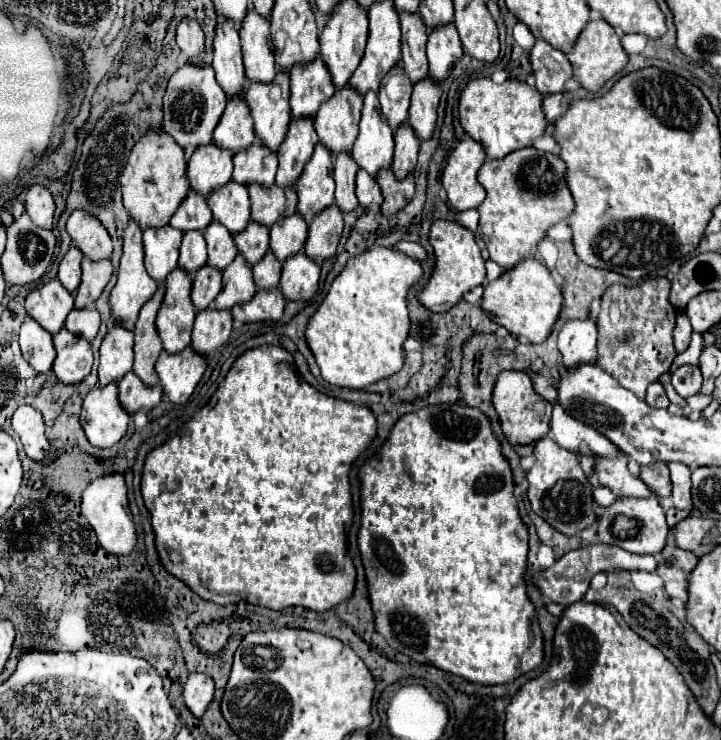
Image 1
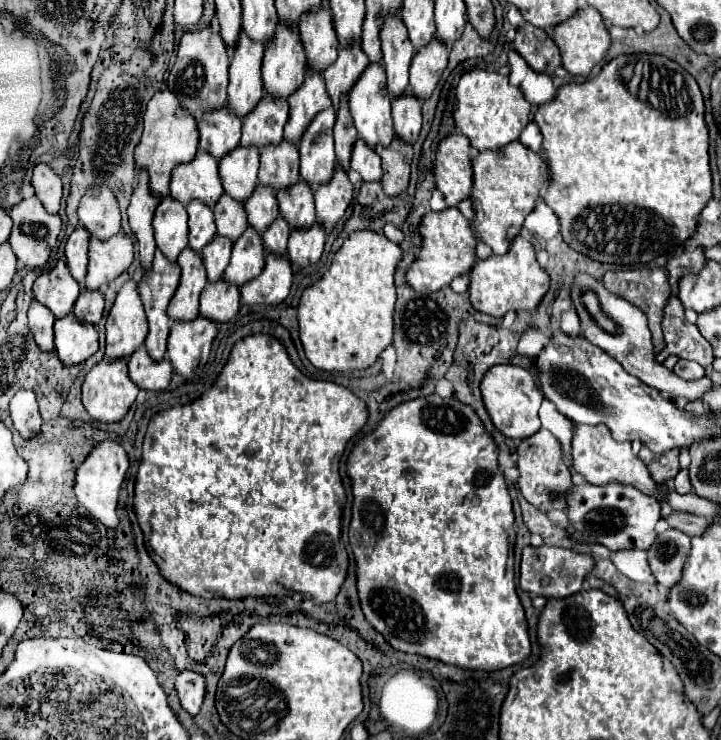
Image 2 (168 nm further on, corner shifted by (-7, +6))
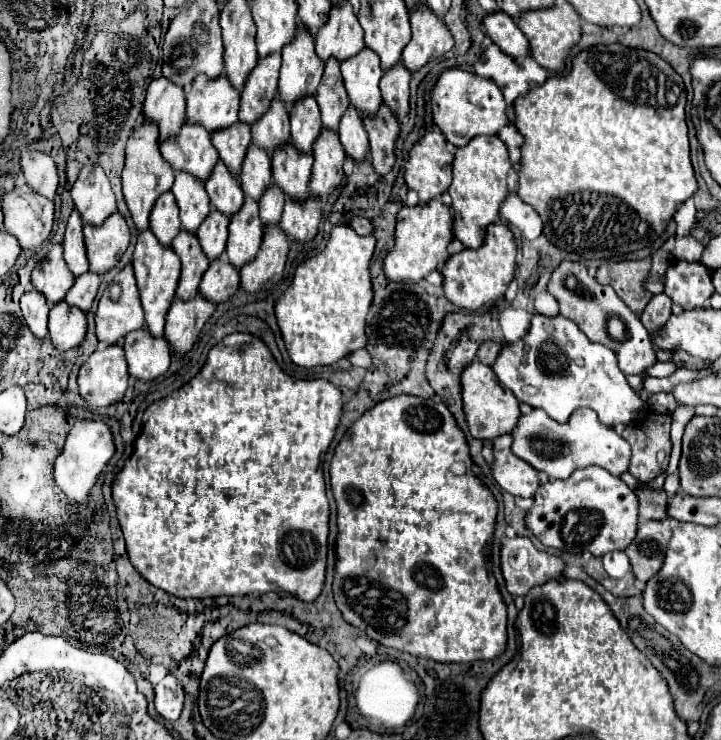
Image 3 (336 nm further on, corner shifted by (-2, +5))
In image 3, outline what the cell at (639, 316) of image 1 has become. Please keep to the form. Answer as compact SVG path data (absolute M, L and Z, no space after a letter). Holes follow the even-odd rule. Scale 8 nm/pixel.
M650 258L626 260L626 262L604 262L596 272L596 280L600 284L612 286L616 294L628 304L628 308L632 308L632 312L640 316L642 308L652 298L652 294L642 288L648 270L650 270Z

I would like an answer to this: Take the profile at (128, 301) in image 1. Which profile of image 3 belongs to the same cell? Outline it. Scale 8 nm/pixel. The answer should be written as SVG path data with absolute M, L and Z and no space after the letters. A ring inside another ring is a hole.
M142 118L142 122L134 128L134 132L130 132L130 142L126 142L126 164L122 172L124 198L138 230L148 228L148 216L156 198L162 192L170 190L172 184L174 184L174 170L170 168L170 164L166 164L166 160L162 160L162 154L158 148L158 126Z

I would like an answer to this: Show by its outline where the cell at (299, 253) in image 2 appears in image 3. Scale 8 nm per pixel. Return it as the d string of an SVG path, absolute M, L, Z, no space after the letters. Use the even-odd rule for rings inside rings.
M310 196L306 204L294 204L294 200L286 200L286 208L282 212L280 226L290 238L312 240L318 234L320 218L322 218L320 198Z

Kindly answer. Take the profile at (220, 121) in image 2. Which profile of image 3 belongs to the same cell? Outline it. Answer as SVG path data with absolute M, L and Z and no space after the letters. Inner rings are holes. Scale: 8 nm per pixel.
M226 74L218 80L206 80L206 76L198 76L186 96L186 104L190 122L198 122L208 132L216 132L232 126L238 120L240 92L230 88Z

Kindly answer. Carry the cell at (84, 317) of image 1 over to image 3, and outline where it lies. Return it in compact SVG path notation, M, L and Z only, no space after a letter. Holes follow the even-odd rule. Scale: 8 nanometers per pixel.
M84 272L82 276L76 278L74 286L68 290L66 302L70 306L78 306L80 310L88 312L92 302L94 302L94 298L96 298L98 286L100 286L100 276L94 274L94 272Z

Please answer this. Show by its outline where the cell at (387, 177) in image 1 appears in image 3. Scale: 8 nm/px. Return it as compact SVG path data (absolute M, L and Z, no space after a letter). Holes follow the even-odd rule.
M384 104L378 116L362 116L370 140L370 158L378 174L386 174L394 166L394 142L400 132L398 118Z

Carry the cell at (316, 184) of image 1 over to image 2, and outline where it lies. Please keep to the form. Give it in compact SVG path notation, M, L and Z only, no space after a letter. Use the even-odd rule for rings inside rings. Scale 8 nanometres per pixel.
M329 107L313 119L313 123L309 125L299 143L301 179L313 189L323 183L329 183L337 167L333 125L335 125L335 109Z

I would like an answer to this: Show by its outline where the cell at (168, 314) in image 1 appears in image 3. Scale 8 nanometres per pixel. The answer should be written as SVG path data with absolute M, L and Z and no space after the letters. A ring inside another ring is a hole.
M178 232L178 236L174 238L174 244L172 244L172 250L182 260L182 276L178 282L176 296L182 300L188 300L198 294L202 274L206 272L210 262L206 260L206 254L202 252L202 248L198 244L198 238L190 236L190 232Z

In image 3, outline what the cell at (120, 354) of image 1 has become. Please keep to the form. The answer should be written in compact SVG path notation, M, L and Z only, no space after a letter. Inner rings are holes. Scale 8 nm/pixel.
M126 264L114 282L104 290L96 310L96 334L106 346L120 344L122 338L144 326L144 312L132 264Z

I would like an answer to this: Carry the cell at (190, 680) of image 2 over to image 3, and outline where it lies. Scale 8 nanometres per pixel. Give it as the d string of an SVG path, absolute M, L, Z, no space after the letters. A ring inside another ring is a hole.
M166 676L162 682L154 686L154 708L156 714L166 718L168 722L174 722L180 718L184 704L184 690L178 684L176 676Z

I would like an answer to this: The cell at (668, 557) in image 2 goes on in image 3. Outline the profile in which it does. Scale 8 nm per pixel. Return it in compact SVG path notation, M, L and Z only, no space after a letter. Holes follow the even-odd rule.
M650 520L638 526L636 538L632 540L630 548L626 548L626 556L630 558L632 572L638 580L646 582L654 572L660 570L666 544L672 536L670 520Z

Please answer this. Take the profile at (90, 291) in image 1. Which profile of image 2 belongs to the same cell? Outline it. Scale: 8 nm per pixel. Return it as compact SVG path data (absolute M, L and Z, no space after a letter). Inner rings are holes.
M117 233L107 241L91 237L89 243L89 269L85 277L85 289L101 291L115 277L119 277L133 261L133 241Z

